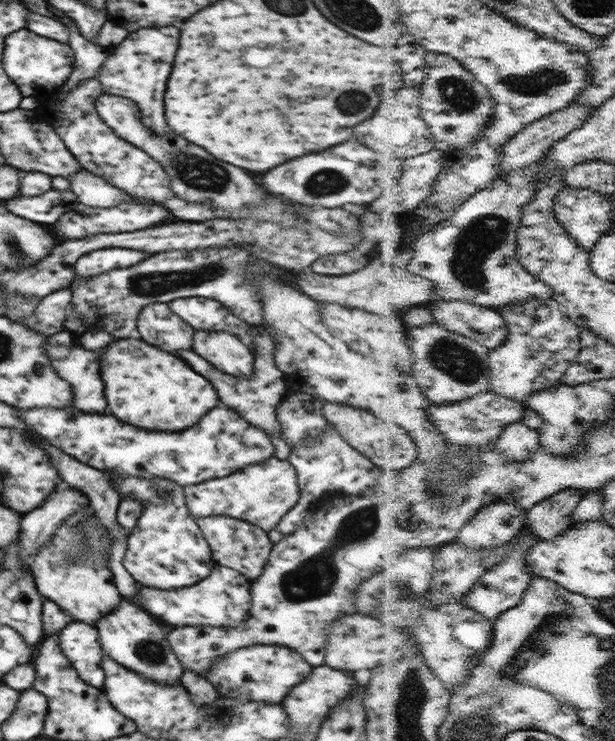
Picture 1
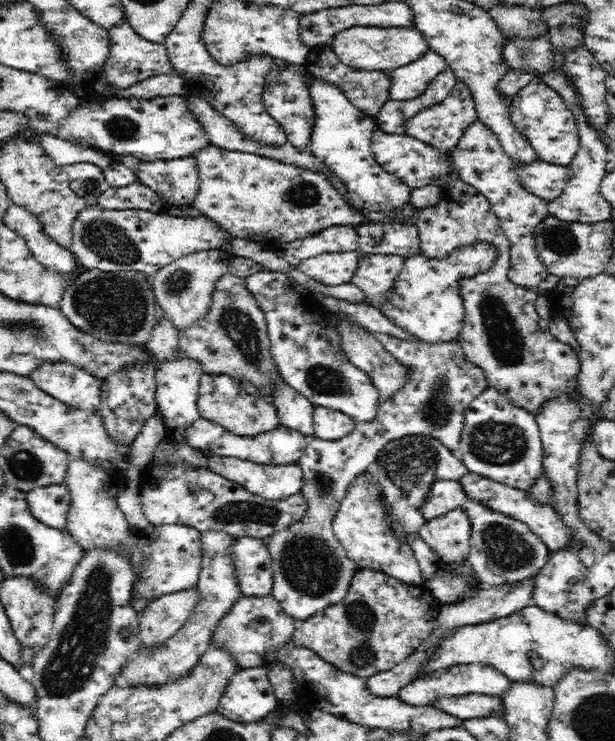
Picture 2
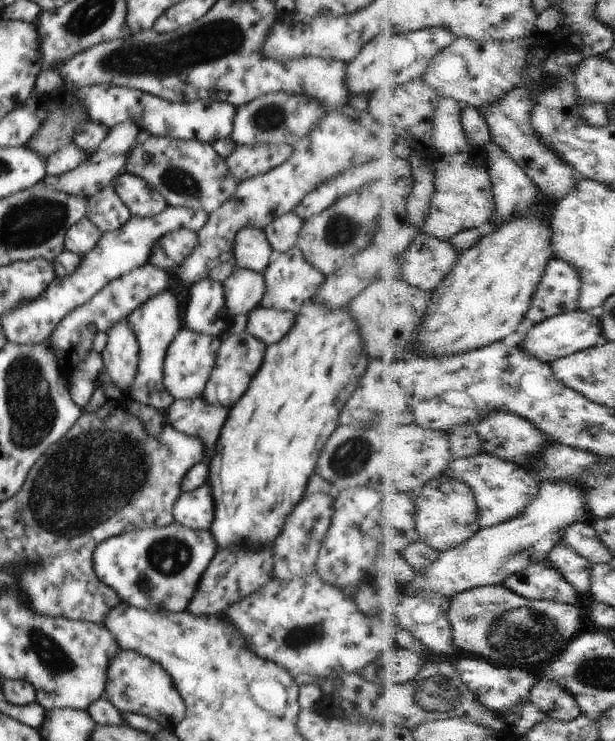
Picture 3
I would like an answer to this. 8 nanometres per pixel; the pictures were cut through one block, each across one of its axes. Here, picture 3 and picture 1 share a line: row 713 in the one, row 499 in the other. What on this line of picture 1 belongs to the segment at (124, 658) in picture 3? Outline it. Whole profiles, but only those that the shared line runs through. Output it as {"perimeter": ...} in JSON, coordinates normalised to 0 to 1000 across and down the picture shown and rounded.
{"perimeter":[[[179,640],[189,650],[197,675],[218,672],[234,680],[218,719],[208,723],[200,764],[218,783],[237,792],[281,796],[314,791],[341,775],[348,761],[343,740],[330,726],[320,704],[299,680],[299,657],[260,644]]]}

